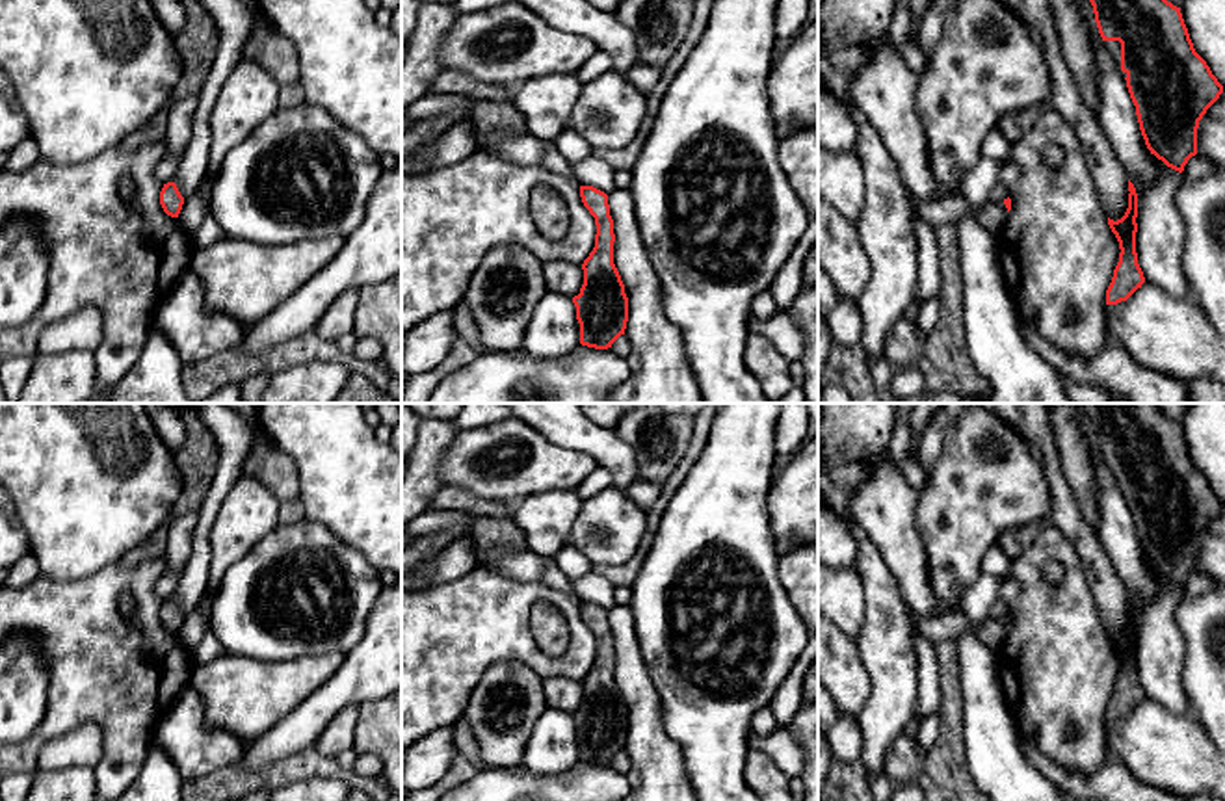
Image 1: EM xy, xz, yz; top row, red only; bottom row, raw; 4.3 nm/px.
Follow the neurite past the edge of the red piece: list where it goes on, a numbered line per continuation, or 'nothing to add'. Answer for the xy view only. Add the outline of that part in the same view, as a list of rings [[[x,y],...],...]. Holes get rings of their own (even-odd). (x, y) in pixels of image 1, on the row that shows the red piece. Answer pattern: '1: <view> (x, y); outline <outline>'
nothing to add

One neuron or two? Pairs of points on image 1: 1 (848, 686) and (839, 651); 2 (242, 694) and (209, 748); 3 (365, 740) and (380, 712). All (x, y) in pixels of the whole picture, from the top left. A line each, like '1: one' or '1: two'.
1: one
2: two
3: one

